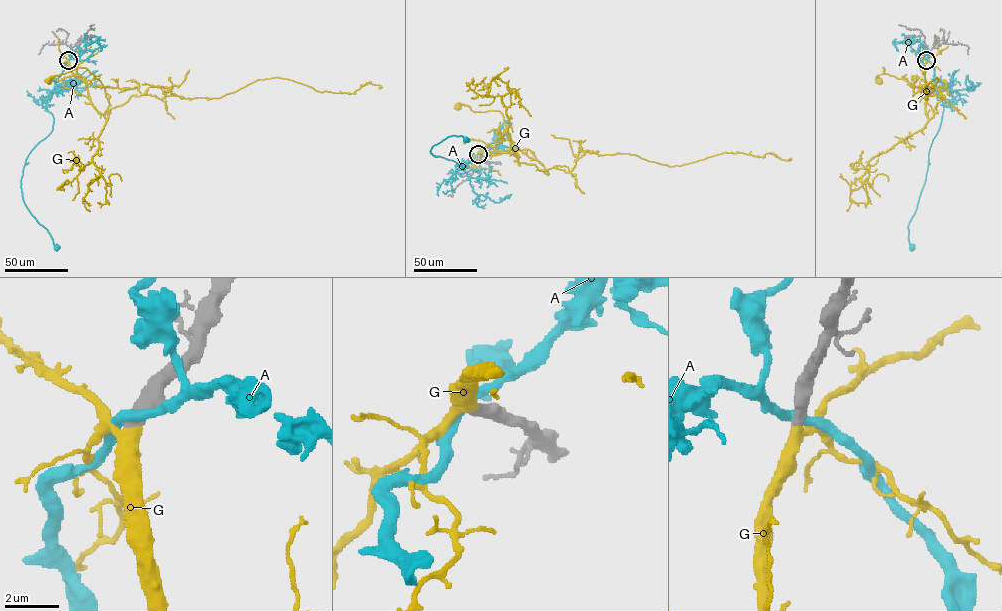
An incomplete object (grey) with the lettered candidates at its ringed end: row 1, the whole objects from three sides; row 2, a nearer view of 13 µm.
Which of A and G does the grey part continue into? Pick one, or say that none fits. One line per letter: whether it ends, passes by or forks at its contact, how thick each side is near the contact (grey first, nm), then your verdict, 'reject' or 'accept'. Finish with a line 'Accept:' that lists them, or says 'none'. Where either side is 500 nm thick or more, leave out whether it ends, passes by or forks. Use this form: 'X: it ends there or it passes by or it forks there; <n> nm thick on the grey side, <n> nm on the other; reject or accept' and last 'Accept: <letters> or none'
A: 550 nm thick on the grey side, 400 nm on the other; reject
G: it passes by; 480 nm thick on the grey side, 400 nm on the other; accept
Accept: G

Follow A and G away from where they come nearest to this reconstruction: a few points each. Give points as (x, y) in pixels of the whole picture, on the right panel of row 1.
A: (926, 59), (942, 84), (943, 110), (917, 207), (908, 226), (912, 248)
G: (926, 60), (925, 113), (930, 119), (933, 111), (917, 87), (885, 73), (883, 67), (878, 81)

